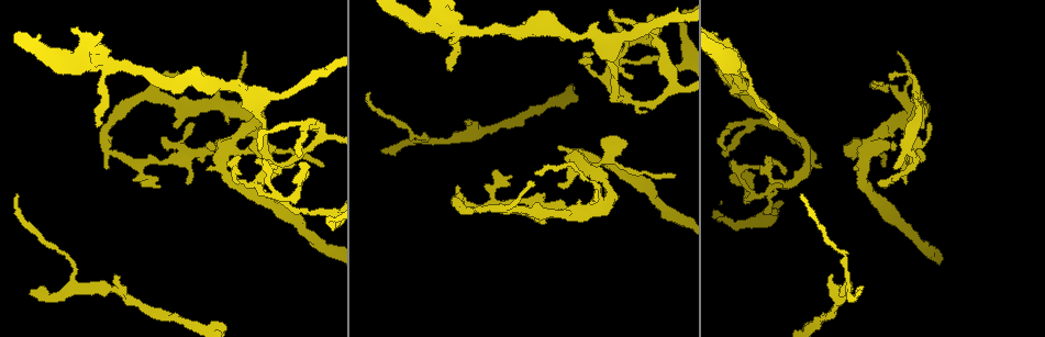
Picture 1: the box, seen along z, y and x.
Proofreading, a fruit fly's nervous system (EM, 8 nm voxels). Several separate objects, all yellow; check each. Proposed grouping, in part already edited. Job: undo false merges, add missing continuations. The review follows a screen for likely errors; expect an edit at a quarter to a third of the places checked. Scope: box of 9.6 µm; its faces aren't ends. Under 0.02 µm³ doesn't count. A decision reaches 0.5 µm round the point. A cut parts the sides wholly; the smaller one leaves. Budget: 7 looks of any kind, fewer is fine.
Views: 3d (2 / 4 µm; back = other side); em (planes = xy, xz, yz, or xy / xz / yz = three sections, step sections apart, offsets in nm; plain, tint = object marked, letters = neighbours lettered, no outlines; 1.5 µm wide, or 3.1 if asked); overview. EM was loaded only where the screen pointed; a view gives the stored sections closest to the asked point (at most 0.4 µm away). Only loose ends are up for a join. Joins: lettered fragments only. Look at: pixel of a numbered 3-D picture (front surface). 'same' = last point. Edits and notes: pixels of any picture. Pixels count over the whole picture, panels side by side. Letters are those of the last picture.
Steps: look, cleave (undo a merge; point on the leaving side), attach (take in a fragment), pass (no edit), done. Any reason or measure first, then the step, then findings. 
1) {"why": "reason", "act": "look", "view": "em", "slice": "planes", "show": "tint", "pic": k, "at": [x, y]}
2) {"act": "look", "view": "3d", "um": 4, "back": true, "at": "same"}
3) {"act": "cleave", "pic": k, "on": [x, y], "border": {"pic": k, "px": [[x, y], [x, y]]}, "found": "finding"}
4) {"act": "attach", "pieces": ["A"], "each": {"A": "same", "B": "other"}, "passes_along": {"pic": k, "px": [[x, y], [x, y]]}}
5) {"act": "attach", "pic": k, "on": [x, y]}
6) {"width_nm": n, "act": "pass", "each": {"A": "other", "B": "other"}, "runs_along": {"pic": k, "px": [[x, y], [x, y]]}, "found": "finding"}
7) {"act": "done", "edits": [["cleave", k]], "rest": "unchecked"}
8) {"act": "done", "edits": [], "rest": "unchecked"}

{"why": "branch stops here", "act": "look", "view": "3d", "um": 4, "pic": 1, "at": [322, 166]}

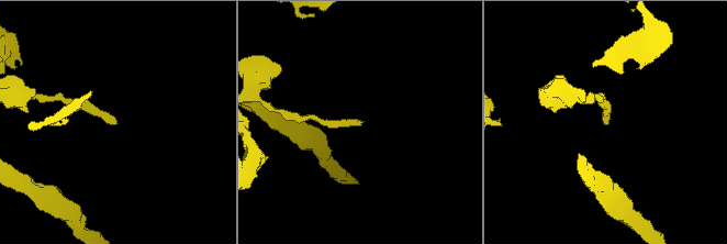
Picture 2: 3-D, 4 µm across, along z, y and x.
{"why": "need the tissue", "act": "look", "view": "em", "slice": "yz", "step": 4, "show": "tint", "pic": 2, "at": [361, 121]}

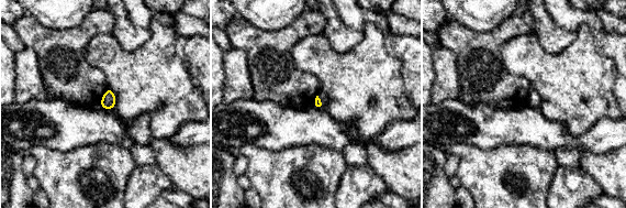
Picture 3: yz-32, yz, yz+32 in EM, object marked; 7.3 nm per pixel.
{"act": "look", "view": "em", "slice": "planes", "show": "letters", "at": "same"}

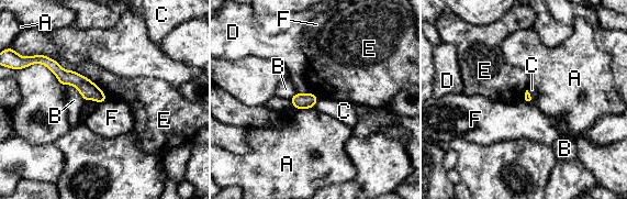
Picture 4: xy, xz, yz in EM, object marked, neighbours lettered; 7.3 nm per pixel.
{"act": "pass", "each": {"A": "other", "B": "other", "C": "other", "D": "other", "E": "other", "F": "other"}, "runs_along": {"pic": 4, "px": [[48, 64], [102, 98]]}, "found": "none of them fits"}

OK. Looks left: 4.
{"why": "free end", "act": "look", "view": "em", "slice": "planes", "show": "letters", "pic": 1, "at": [383, 152]}

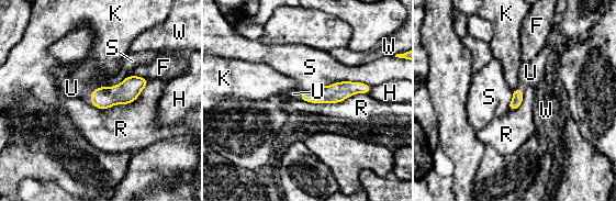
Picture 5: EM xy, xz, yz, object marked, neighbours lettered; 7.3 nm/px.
{"width_nm": 80, "act": "attach", "pic": 5, "on": [71, 88], "each": {"F": "other", "H": "other", "K": "other", "R": "other", "S": "other", "U": "same", "W": "other"}, "passes_along": {"pic": 5, "px": [[125, 92], [92, 92], [71, 88]]}, "found": "it goes on there"}

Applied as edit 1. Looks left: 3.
{"why": "thin end", "act": "look", "view": "em", "slice": "yz", "step": 4, "show": "letters", "pic": 1, "at": [369, 91]}

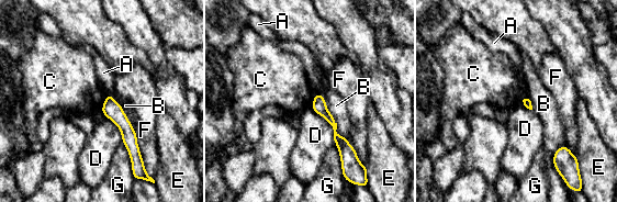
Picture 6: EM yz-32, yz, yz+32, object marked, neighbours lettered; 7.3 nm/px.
{"act": "pass", "each": {"A": "other", "B": "other", "C": "other", "D": "other", "E": "other", "F": "other", "G": "other"}, "runs_along": {"pic": 6, "px": [[317, 97], [343, 144], [344, 159]]}, "found": "no lettered fragment goes on from it"}

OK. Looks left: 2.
{"act": "done", "edits": [["attach", 5]], "rest": "unchecked"}

